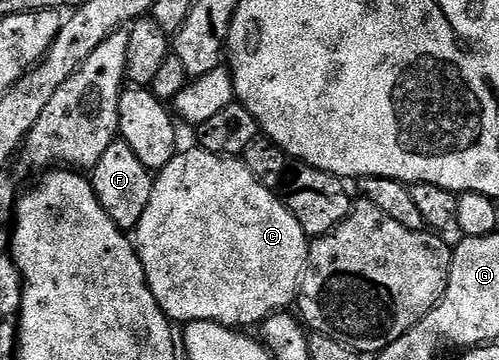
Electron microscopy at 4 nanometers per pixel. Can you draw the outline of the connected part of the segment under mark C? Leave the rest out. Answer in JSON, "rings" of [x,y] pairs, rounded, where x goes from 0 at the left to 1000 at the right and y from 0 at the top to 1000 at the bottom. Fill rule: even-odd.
{"rings":[[[403,411],[387,414],[367,414],[349,431],[349,442],[331,467],[315,475],[305,522],[305,556],[297,556],[297,578],[289,578],[289,600],[281,600],[281,622],[265,650],[277,719],[289,744],[289,767],[297,778],[297,800],[305,811],[305,822],[313,822],[313,844],[321,844],[333,881],[351,897],[439,894],[443,906],[471,911],[515,908],[539,872],[571,864],[591,847],[605,803],[605,775],[613,769],[613,733],[621,722],[617,656],[609,644],[609,633],[601,633],[593,600],[585,600],[585,589],[577,589],[571,558],[551,531],[529,522],[529,511],[521,511],[521,500],[513,500],[513,489],[505,489],[505,478],[497,478],[491,447],[433,433]]]}

